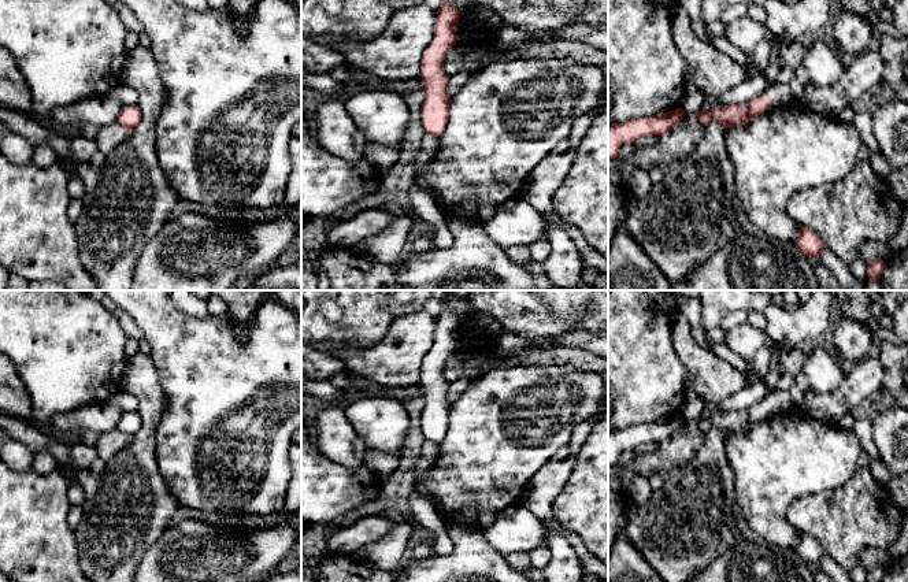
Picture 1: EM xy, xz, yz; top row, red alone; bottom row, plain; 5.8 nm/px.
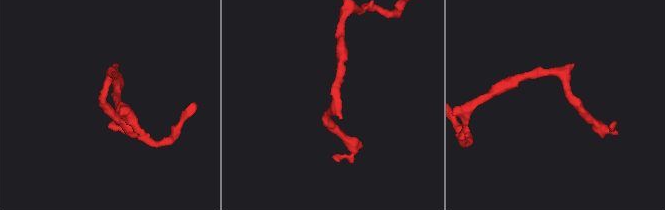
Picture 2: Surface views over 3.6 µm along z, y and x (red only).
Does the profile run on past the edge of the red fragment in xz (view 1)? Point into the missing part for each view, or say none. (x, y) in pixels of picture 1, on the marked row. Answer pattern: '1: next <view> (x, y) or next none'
1: next none

